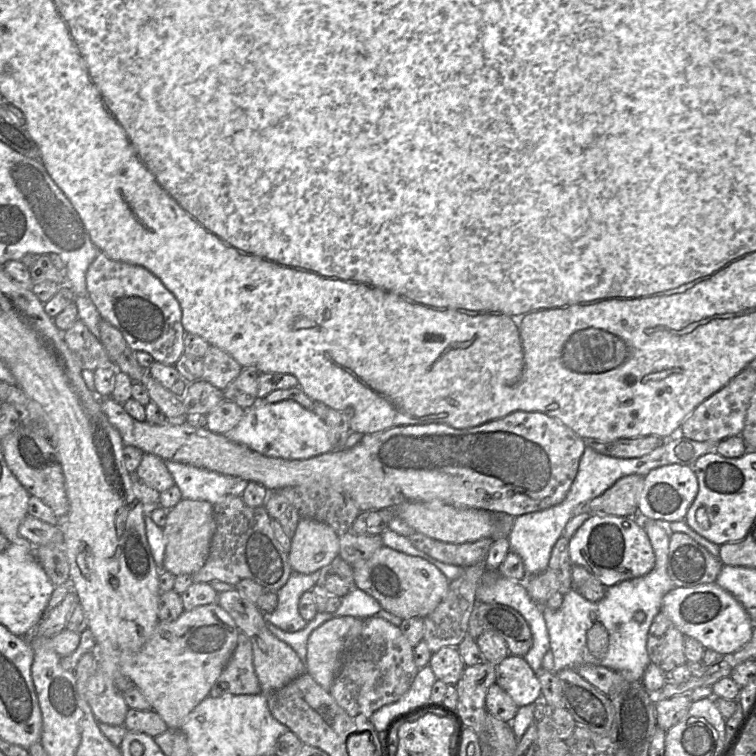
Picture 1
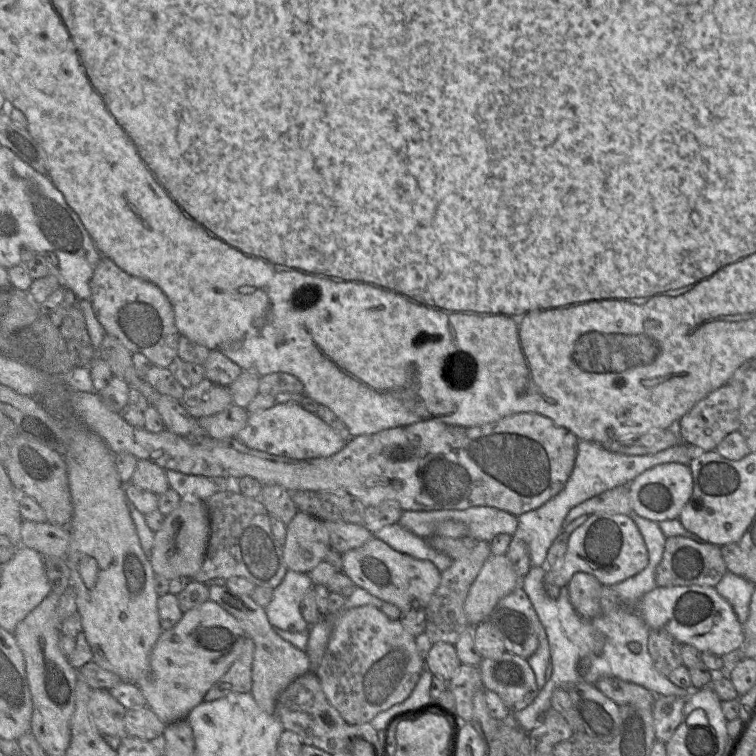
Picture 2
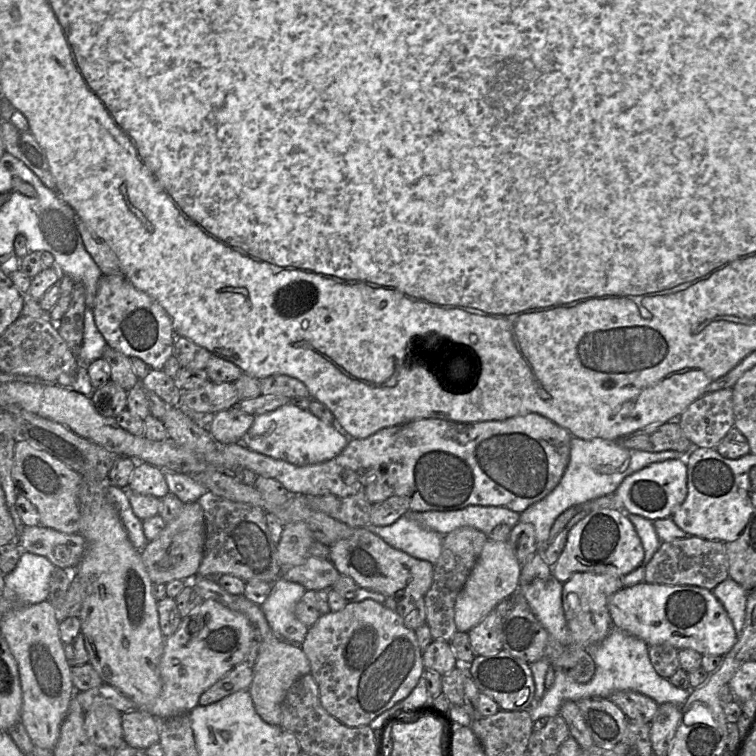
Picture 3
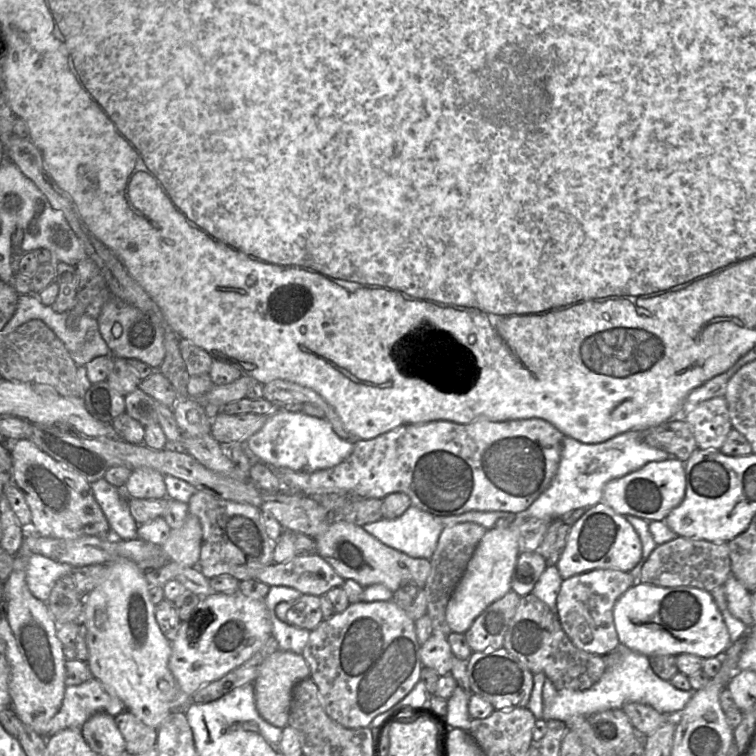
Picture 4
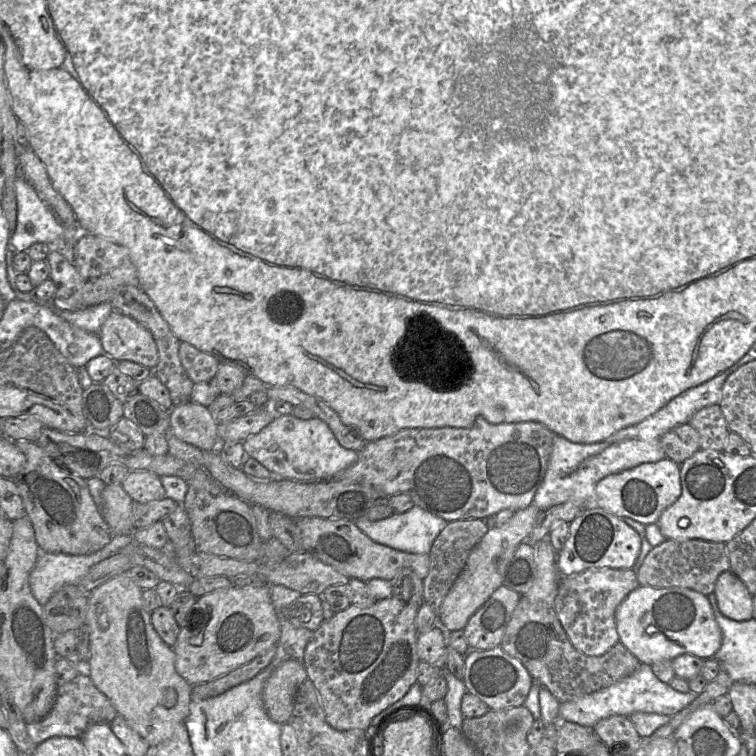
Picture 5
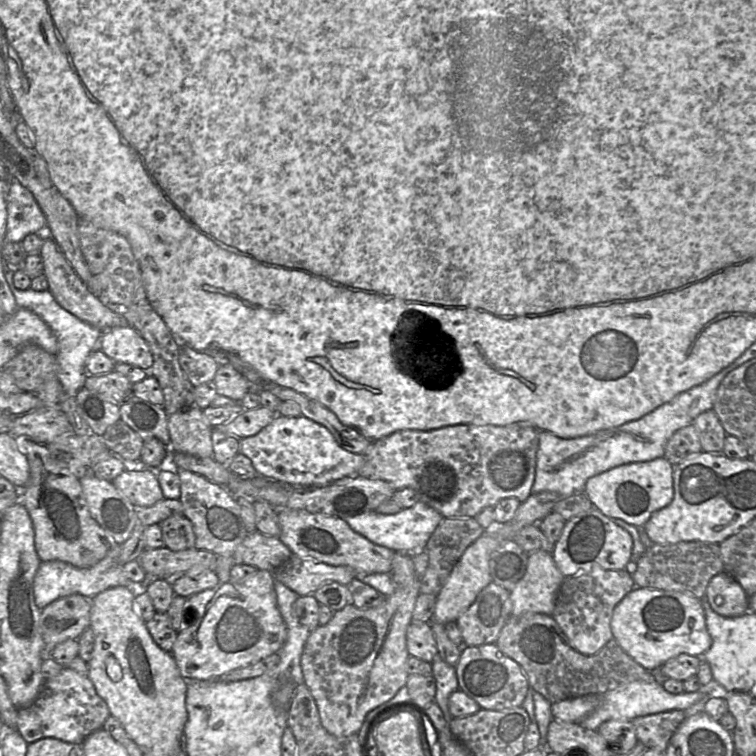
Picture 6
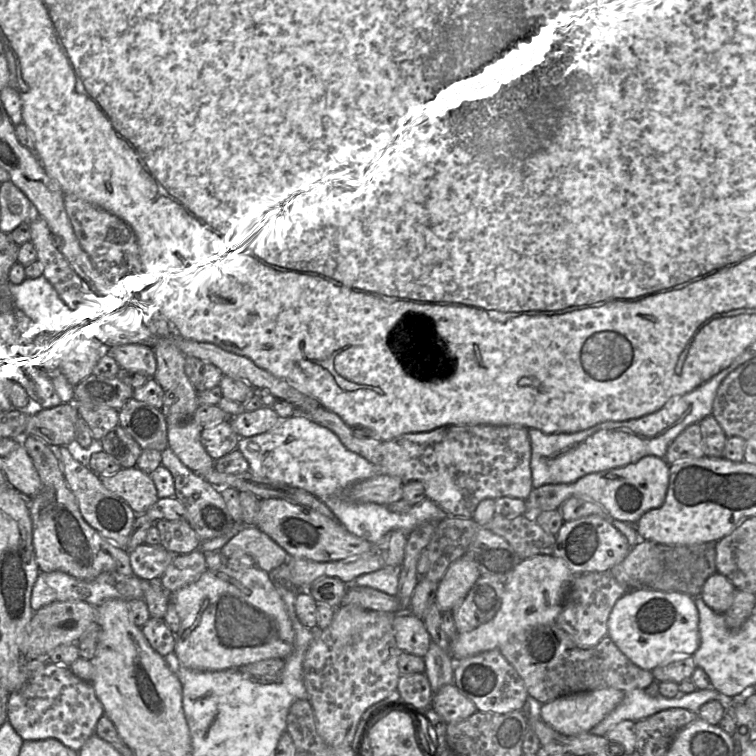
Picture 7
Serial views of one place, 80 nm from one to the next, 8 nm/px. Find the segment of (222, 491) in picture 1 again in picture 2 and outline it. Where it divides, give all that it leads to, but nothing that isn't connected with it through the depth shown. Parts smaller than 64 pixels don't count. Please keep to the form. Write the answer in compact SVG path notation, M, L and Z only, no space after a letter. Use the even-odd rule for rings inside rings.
M170 469L165 470L170 488L184 501L205 501L219 492L219 486L208 477L188 475Z

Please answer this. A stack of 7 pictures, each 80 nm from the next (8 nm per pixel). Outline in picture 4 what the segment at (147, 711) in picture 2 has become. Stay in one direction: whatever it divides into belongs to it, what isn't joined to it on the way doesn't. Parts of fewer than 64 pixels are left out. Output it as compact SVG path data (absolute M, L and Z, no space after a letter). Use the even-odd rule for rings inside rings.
M130 711L120 713L115 722L125 740L127 753L139 755L156 747L158 729L147 726Z

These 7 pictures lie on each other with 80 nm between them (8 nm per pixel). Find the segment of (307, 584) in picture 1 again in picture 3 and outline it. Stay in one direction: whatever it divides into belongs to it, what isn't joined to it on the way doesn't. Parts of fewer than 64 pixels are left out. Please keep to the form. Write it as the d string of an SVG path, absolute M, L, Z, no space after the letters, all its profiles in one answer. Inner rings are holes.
M279 577L261 605L272 631L291 644L301 645L309 630L295 615L296 605L306 591L301 584Z

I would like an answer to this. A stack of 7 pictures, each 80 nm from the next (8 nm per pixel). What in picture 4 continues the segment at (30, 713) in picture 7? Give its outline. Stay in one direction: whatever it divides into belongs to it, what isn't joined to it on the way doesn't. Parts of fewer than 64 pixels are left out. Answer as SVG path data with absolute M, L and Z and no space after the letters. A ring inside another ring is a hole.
M95 678L80 685L66 686L59 711L45 726L45 738L67 728L81 729L96 713L105 712L116 717L125 710L125 704L114 691Z

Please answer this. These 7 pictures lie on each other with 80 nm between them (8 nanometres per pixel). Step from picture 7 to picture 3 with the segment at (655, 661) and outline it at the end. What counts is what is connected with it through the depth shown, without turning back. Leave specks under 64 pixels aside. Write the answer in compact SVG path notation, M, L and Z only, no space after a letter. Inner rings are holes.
M641 582L623 587L608 599L608 609L614 628L635 636L648 646L670 645L678 650L690 648L702 655L724 656L736 644L739 634L720 601L712 590L694 585L664 585Z

